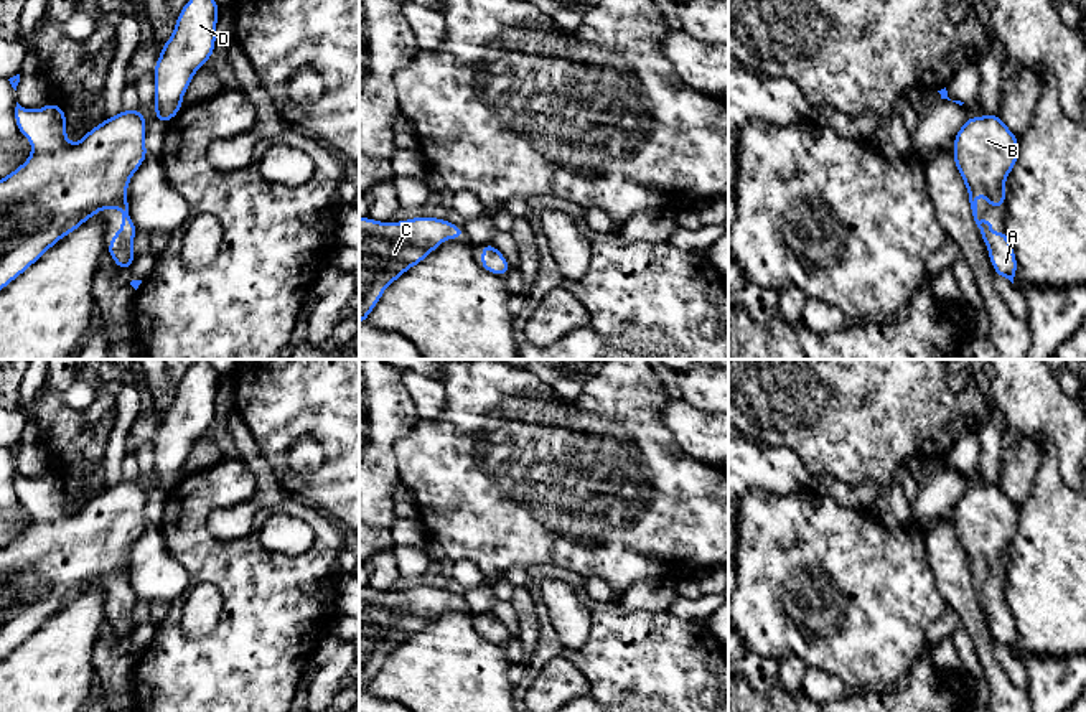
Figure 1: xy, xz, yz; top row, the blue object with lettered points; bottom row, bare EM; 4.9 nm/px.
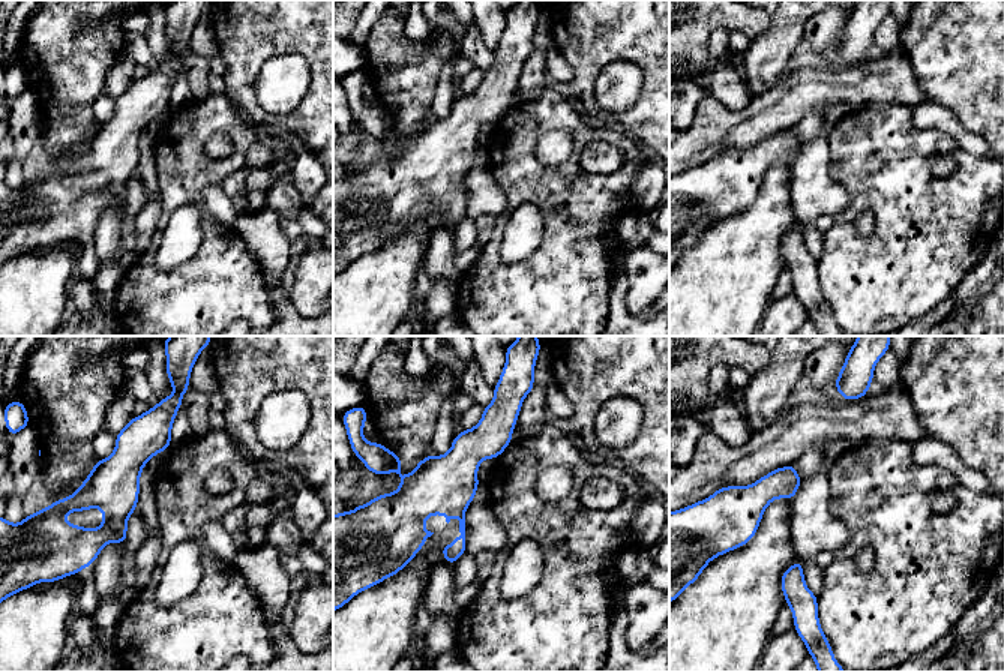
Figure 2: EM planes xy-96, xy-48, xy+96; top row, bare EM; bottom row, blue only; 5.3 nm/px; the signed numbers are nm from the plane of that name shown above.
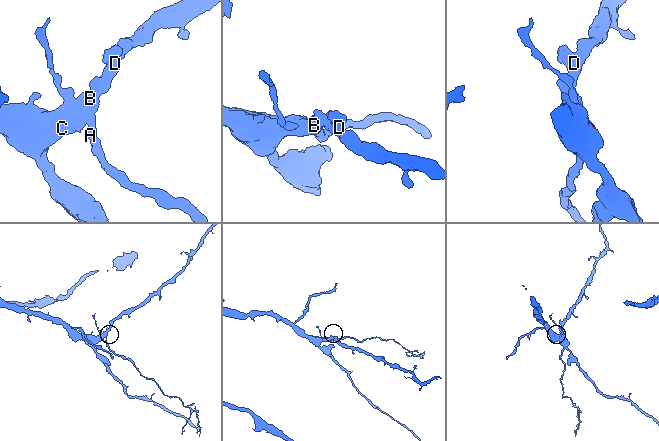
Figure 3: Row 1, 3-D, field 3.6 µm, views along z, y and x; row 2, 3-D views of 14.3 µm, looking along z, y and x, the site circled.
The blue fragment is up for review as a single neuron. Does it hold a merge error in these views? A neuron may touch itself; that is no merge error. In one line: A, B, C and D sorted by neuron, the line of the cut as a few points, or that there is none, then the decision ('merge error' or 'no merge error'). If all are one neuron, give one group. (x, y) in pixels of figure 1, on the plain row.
A B C D; no cut; no merge error

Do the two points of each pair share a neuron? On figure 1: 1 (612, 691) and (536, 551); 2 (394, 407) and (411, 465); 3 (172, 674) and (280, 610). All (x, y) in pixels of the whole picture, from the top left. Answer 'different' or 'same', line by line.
1: different
2: different
3: same

